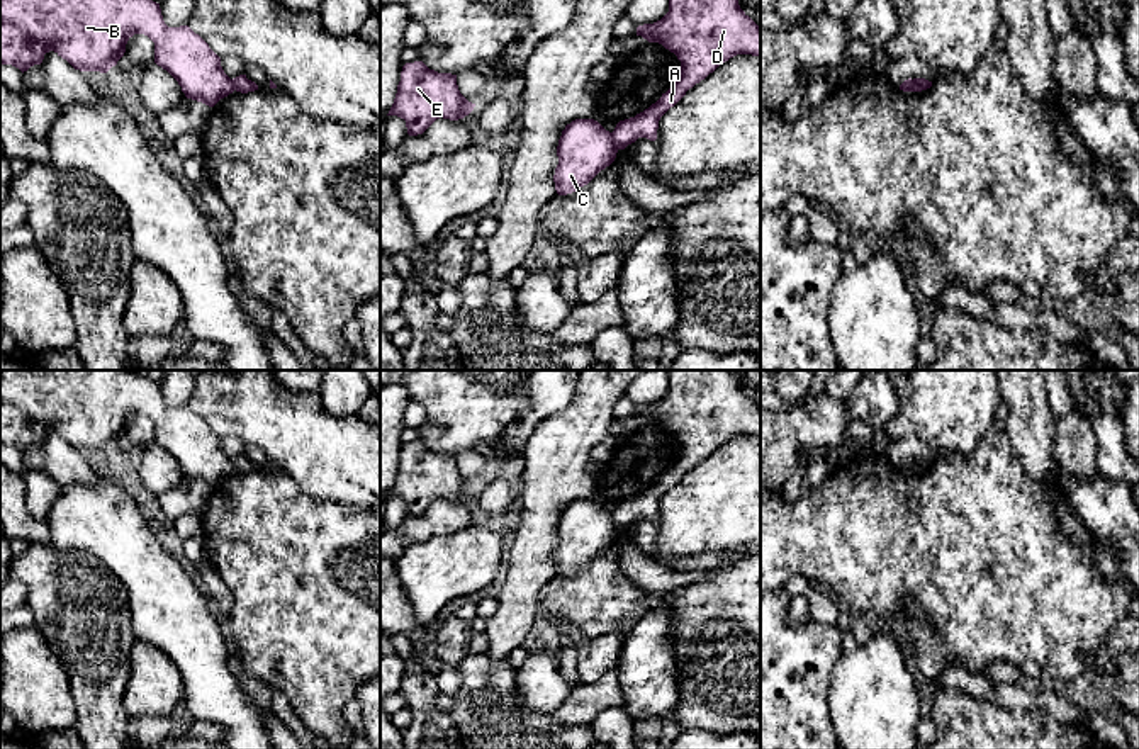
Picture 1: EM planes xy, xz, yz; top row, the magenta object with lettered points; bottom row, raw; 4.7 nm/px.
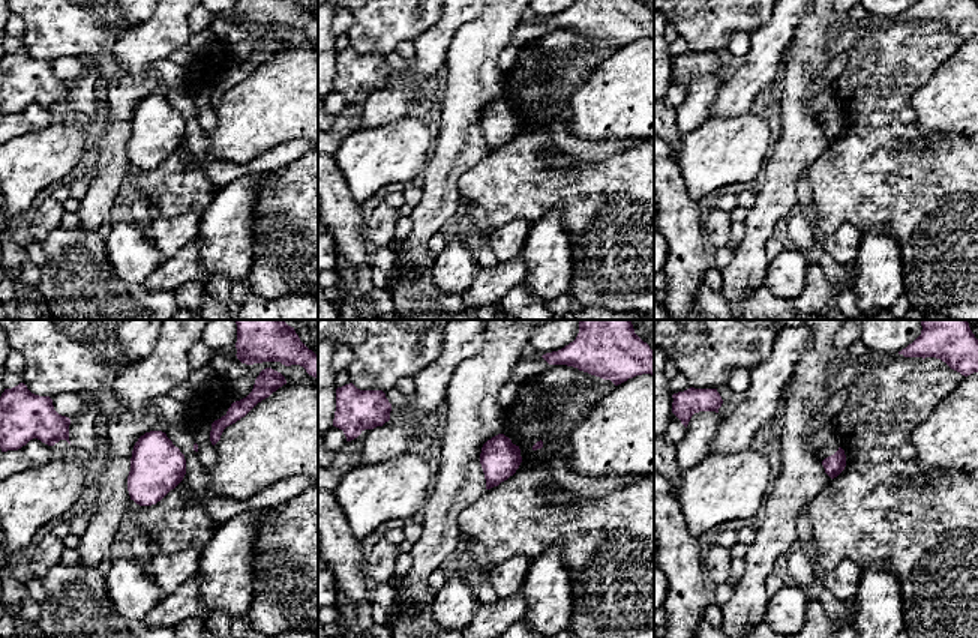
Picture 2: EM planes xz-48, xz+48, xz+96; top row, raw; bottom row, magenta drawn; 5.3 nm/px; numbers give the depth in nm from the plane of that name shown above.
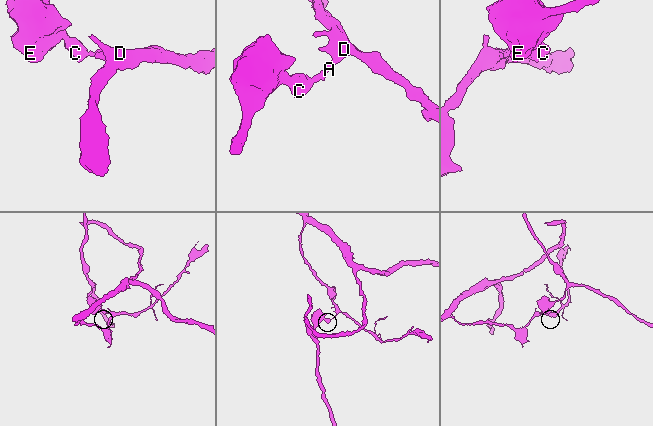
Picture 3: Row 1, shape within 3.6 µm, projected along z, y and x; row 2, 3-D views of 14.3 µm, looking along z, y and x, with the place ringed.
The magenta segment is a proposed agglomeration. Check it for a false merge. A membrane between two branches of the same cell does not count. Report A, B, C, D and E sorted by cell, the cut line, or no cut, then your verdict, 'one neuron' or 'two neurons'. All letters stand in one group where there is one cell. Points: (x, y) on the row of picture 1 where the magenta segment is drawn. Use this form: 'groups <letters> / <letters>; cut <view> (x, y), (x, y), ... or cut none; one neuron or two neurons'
groups A D / B C E; cut xz (610, 133), (618, 148); two neurons

